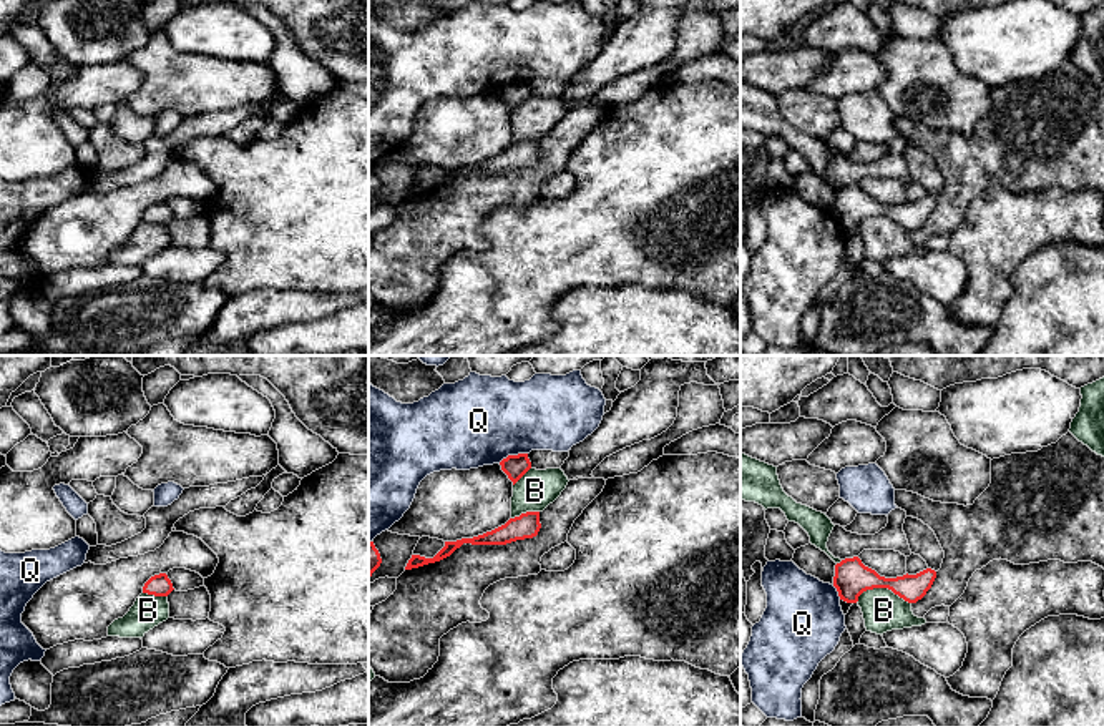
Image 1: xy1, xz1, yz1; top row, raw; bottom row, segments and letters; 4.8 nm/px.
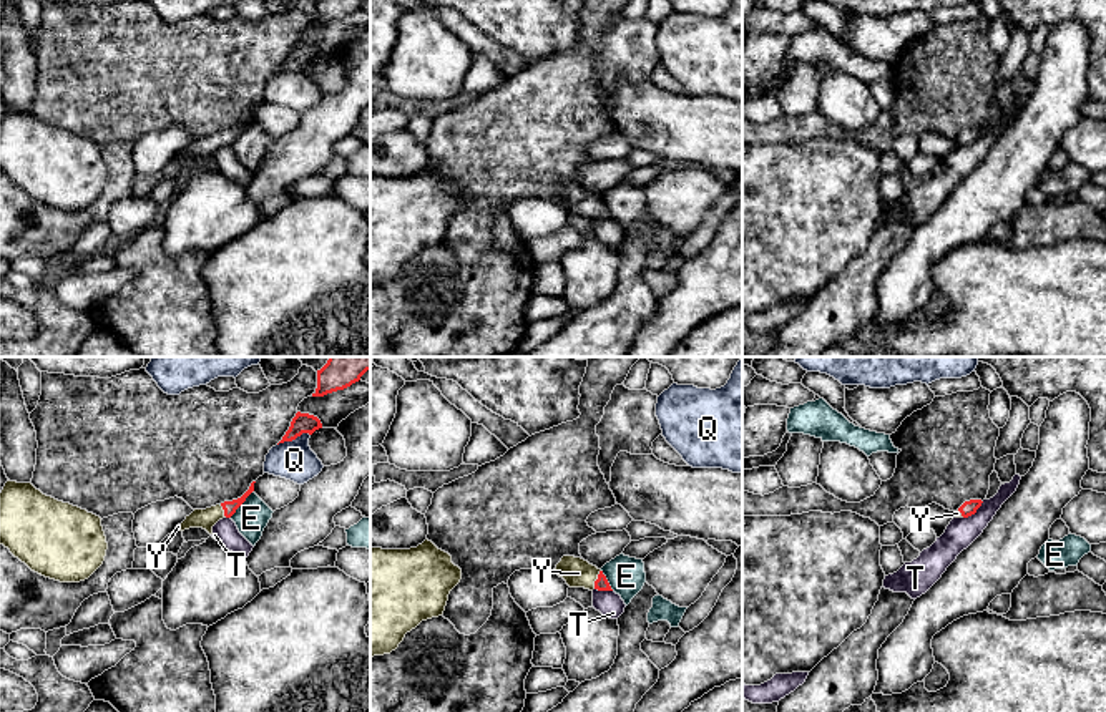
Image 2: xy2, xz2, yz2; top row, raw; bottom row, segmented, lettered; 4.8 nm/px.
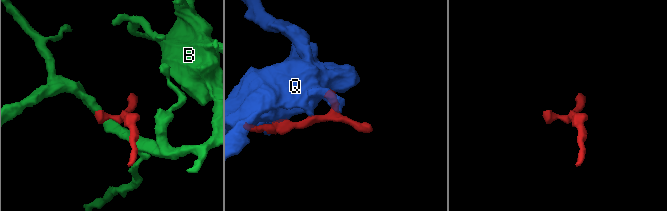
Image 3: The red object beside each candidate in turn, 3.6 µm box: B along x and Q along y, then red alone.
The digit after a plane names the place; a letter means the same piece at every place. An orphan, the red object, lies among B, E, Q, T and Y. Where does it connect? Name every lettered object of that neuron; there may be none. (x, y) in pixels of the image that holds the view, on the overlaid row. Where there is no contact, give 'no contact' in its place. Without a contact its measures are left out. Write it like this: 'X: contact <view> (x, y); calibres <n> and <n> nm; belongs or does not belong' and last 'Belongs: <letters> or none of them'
B: contact yz1 (882, 587); calibres 170 and 200 nm; does not belong
E: contact xy2 (243, 502); calibres 70 and 160 nm; does not belong
Q: contact xy2 (293, 438); calibres 100 and 190 nm; does not belong
T: contact yz2 (973, 513); calibres 70 and 150 nm; does not belong
Y: contact xz2 (597, 580); calibres 70 and 140 nm; belongs
Belongs: Y

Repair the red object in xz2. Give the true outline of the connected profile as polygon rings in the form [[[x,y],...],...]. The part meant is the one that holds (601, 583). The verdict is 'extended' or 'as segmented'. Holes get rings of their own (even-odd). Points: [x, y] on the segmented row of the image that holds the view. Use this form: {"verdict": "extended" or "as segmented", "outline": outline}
{"verdict": "extended", "outline": [[[563,556],[555,568],[570,588],[613,591],[601,569],[575,556]]]}

